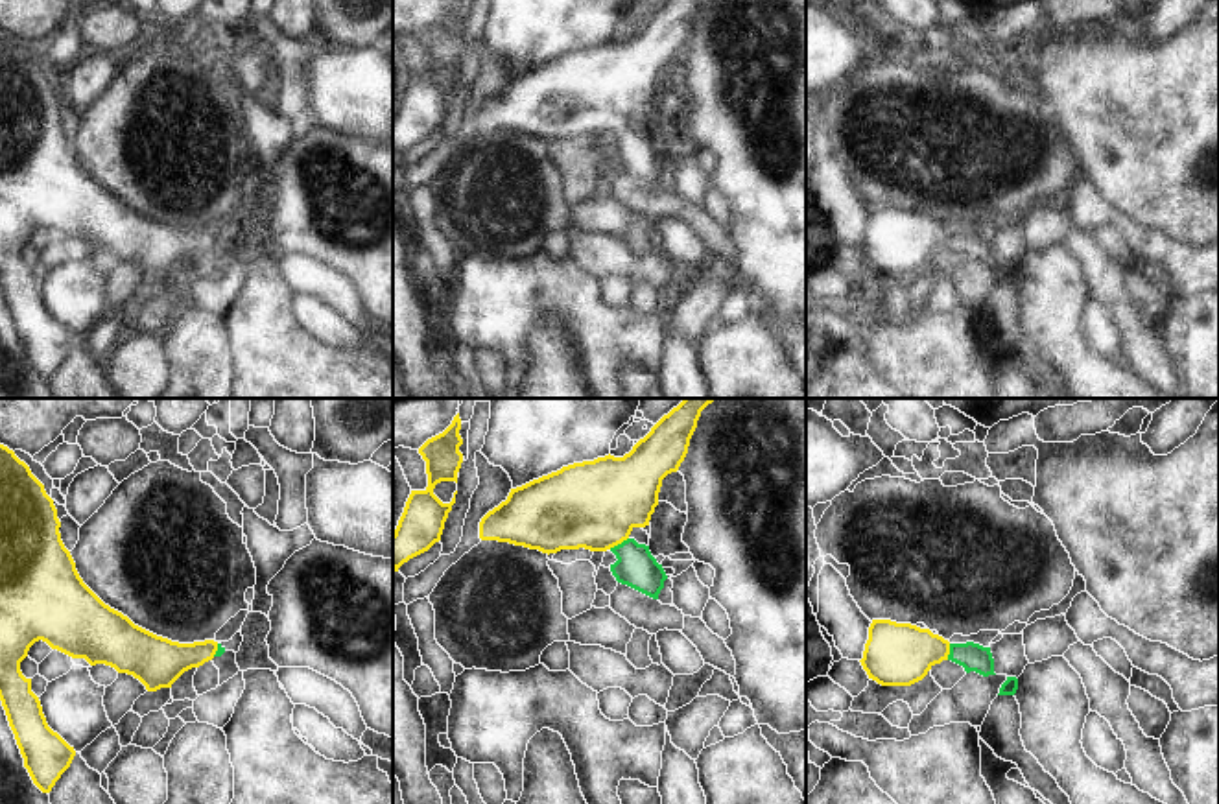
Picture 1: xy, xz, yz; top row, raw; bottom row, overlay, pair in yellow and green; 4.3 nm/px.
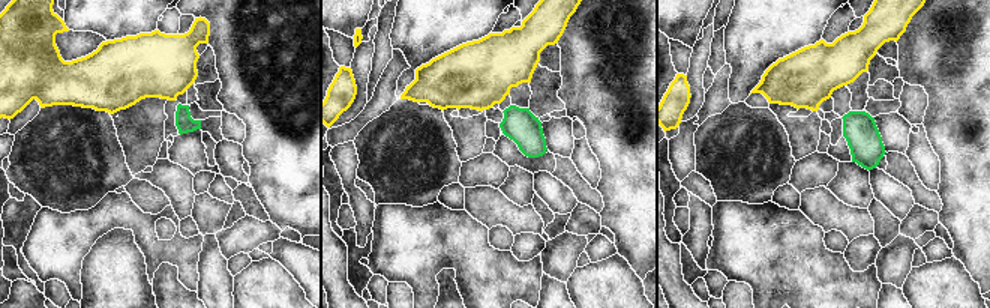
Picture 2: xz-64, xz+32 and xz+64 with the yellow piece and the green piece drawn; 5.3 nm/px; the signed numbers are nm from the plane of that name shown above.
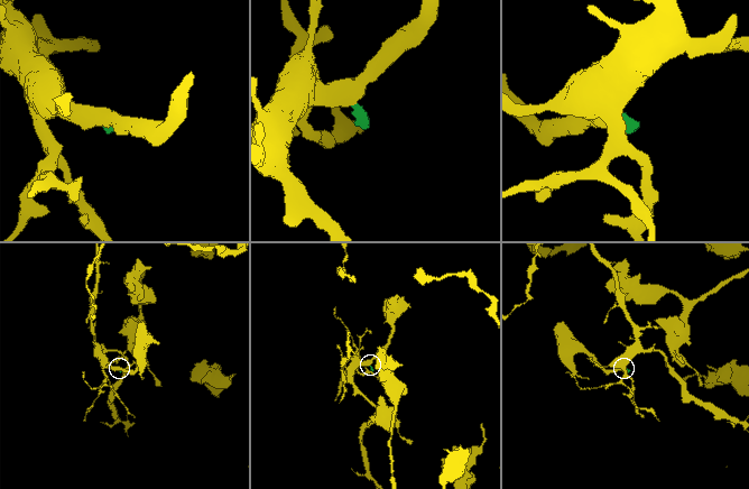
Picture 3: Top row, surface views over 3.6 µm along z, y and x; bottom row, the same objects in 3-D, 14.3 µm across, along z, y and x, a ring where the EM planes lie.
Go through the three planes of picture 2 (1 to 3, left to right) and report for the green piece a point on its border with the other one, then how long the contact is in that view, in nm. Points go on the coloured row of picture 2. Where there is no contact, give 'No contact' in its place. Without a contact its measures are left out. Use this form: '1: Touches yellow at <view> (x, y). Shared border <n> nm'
1: No contact
2: No contact
3: No contact

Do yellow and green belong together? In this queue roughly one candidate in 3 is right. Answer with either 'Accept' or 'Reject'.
Accept

